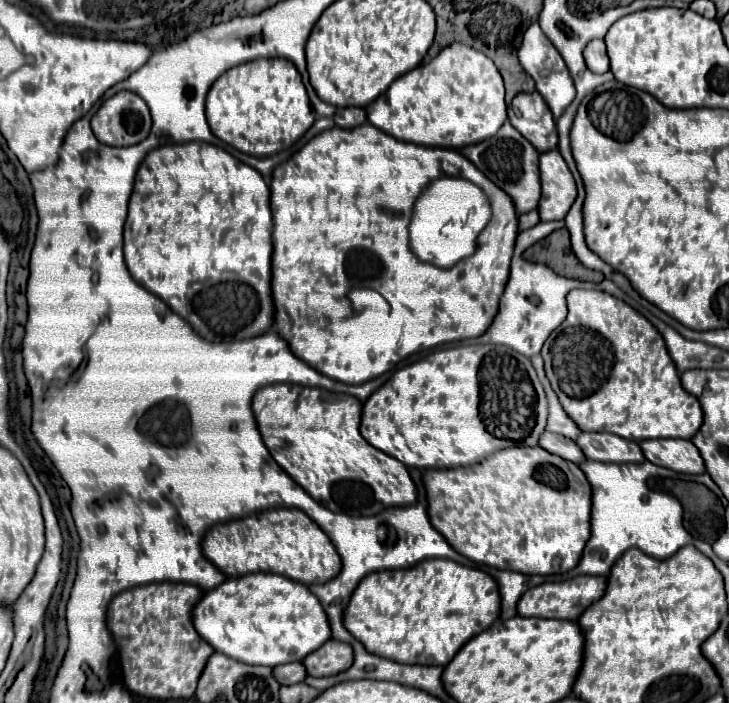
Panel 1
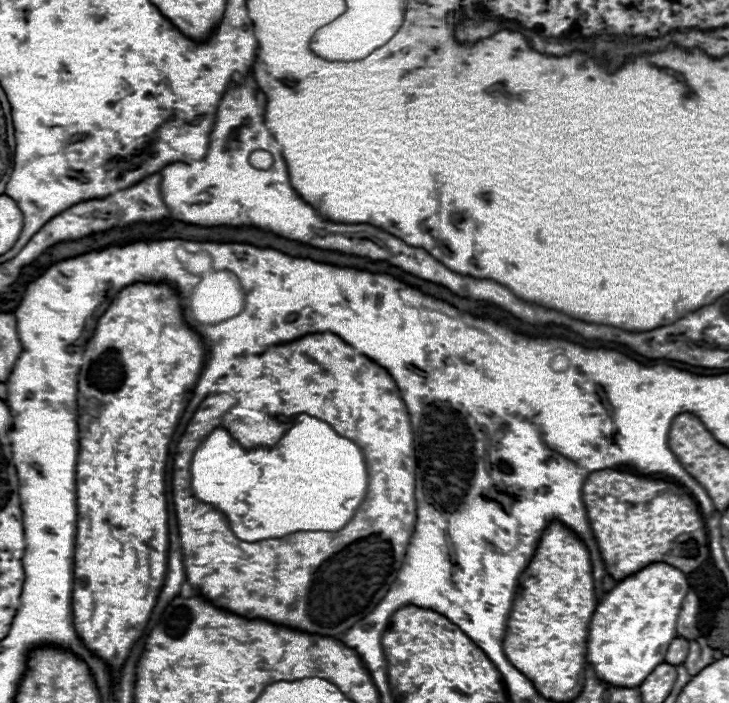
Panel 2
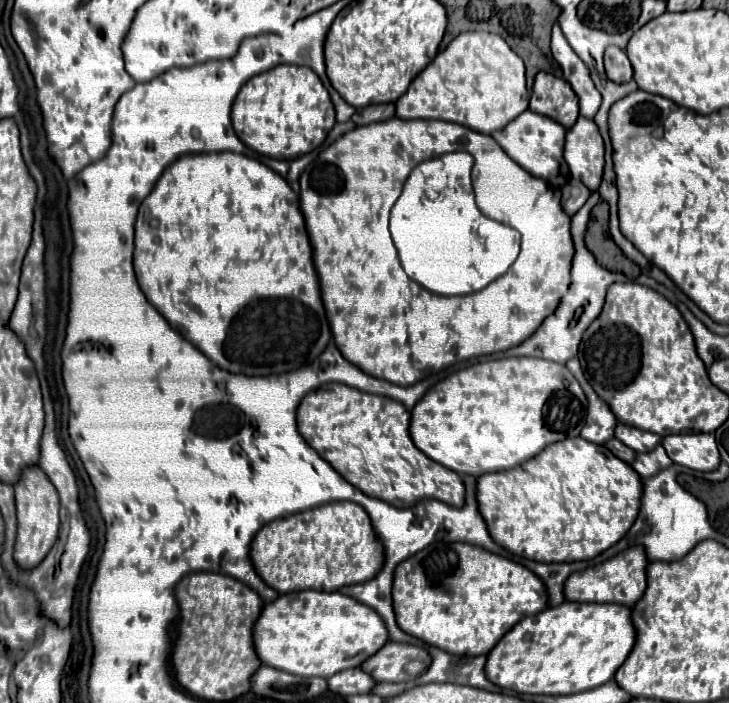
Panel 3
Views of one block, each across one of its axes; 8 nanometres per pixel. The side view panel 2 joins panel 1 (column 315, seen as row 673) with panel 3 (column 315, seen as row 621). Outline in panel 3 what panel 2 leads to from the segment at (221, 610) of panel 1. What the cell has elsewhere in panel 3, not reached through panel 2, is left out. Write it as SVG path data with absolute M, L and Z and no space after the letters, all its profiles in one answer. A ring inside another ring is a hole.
M302 590L302 592L292 592L292 594L282 594L278 596L278 600L274 602L268 602L264 604L264 610L260 614L260 618L256 620L256 626L254 626L254 646L256 646L256 652L260 656L260 660L272 668L280 668L284 672L292 672L296 676L304 676L304 678L312 678L312 676L320 676L320 678L330 678L334 676L336 672L342 672L342 670L348 670L348 668L358 668L360 664L364 664L364 660L368 660L368 656L374 656L384 644L388 642L388 628L384 628L384 620L380 620L378 612L372 612L372 608L368 608L366 604L350 598L350 596L344 596L340 592L318 592L318 590Z

